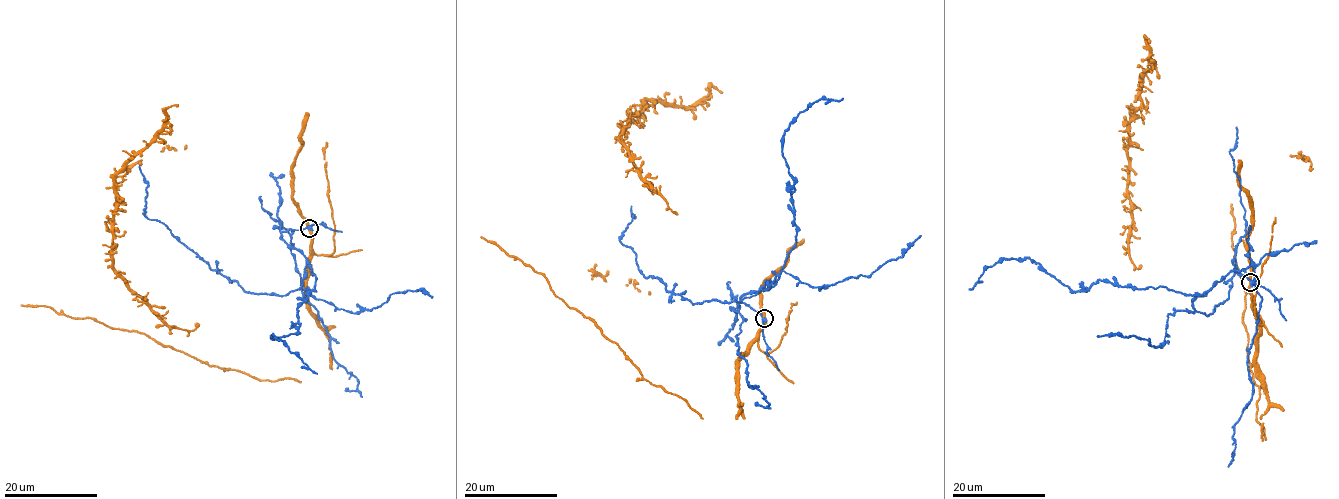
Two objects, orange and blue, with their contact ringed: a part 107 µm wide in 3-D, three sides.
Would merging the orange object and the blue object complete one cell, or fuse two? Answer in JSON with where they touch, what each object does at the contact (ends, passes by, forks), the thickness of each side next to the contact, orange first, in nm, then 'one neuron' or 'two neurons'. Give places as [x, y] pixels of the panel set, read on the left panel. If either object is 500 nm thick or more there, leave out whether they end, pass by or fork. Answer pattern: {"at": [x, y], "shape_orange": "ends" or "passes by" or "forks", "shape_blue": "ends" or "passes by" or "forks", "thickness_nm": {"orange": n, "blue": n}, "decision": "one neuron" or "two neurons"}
{"at": [309, 228], "shape_orange": "passes by", "shape_blue": "passes by", "thickness_nm": {"orange": 400, "blue": 420}, "decision": "two neurons"}

